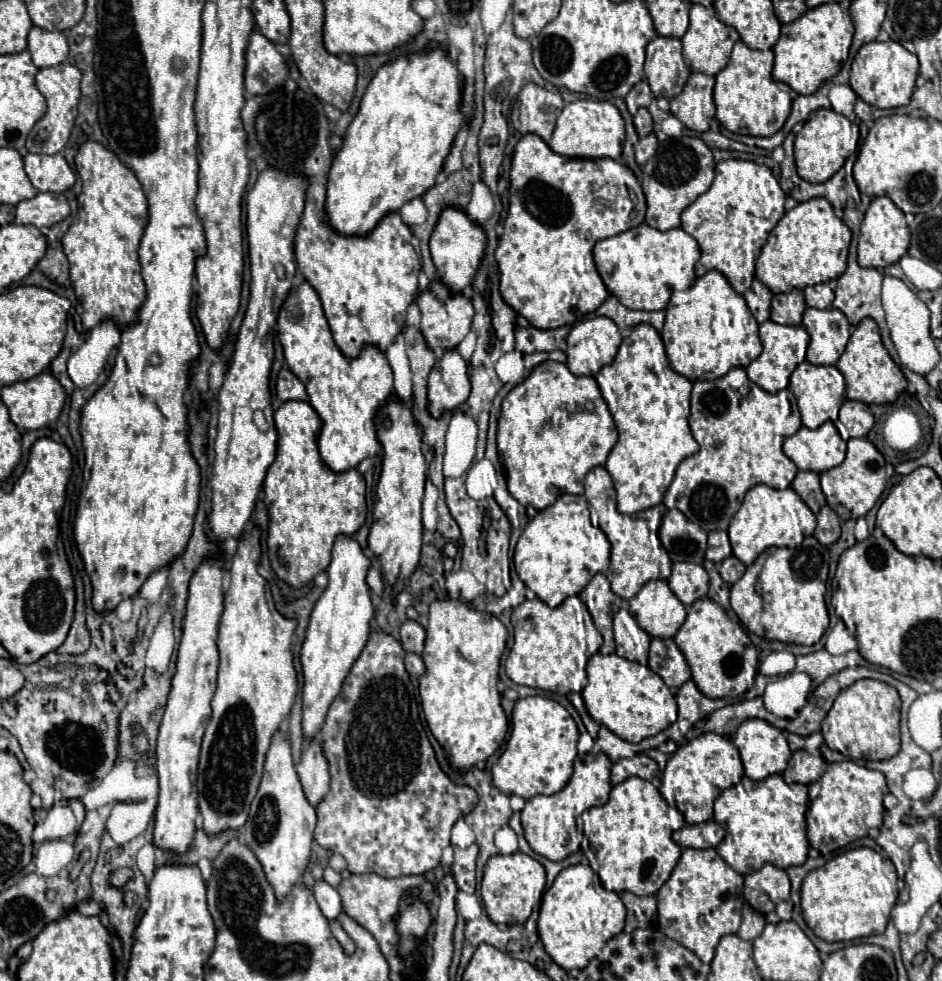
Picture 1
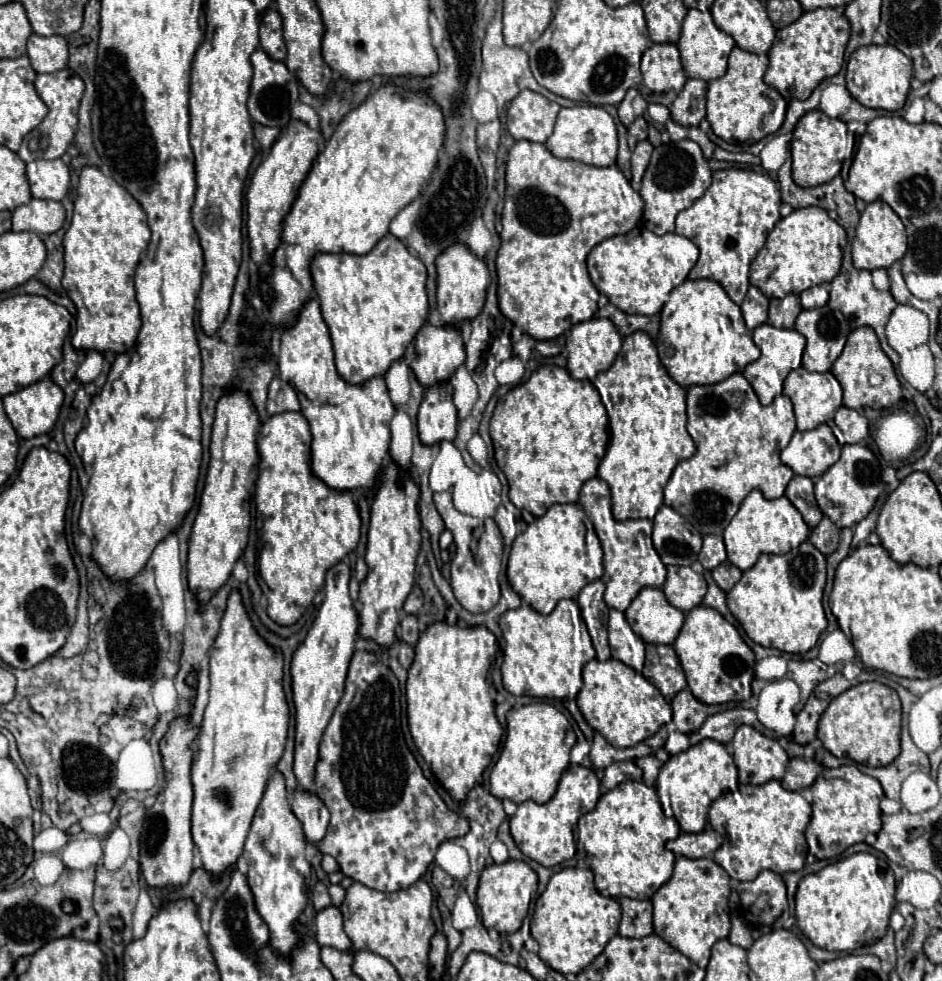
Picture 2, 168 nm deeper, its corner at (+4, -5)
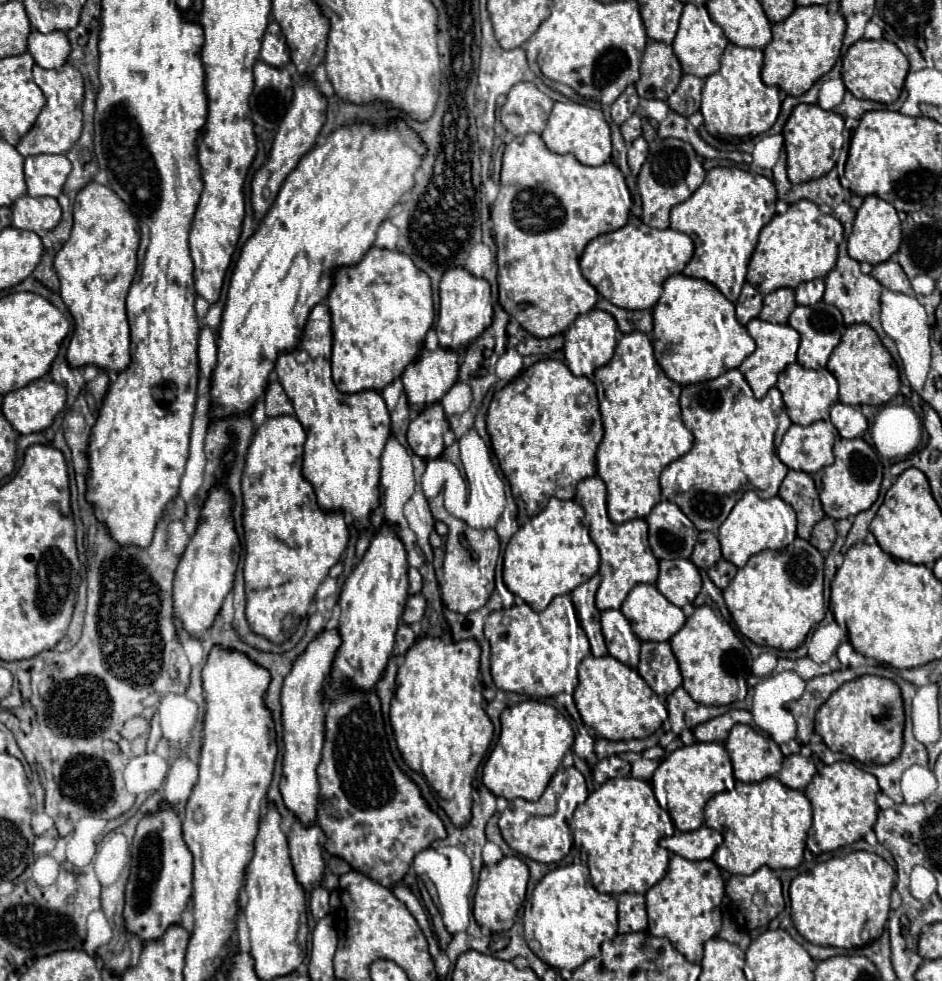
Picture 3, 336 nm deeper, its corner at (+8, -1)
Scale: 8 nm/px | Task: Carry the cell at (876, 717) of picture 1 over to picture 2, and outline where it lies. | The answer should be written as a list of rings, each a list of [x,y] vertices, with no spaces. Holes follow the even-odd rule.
[[[878,681],[858,683],[834,697],[818,723],[818,739],[838,759],[882,767],[900,755],[900,699],[898,693]]]

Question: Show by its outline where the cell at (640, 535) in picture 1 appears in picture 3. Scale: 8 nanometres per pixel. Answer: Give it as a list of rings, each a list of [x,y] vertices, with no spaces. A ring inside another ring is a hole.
[[[598,475],[582,479],[576,487],[576,501],[580,501],[585,511],[586,525],[590,537],[600,551],[600,589],[596,593],[596,607],[618,609],[630,589],[638,583],[656,583],[658,579],[658,559],[652,555],[648,544],[648,525],[644,519],[632,519],[626,523],[612,523],[607,513],[606,485]]]

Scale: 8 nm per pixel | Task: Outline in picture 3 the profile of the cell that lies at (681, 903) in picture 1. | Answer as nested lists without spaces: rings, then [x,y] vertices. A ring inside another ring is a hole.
[[[672,855],[666,877],[646,893],[648,931],[656,937],[666,937],[690,963],[700,963],[704,943],[720,931],[722,897],[724,879],[714,861],[704,859],[694,863],[690,859],[682,859],[680,855]]]

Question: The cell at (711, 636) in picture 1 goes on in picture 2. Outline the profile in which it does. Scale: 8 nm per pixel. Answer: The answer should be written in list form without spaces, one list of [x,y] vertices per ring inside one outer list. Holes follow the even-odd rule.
[[[706,605],[694,607],[680,635],[674,641],[676,655],[686,673],[686,681],[694,697],[702,703],[728,703],[728,701],[746,701],[750,699],[750,683],[754,679],[754,653],[744,643],[734,625],[730,625],[716,609]]]

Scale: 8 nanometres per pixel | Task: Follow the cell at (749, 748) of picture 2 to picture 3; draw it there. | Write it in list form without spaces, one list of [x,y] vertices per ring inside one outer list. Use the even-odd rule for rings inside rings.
[[[734,725],[724,747],[732,759],[734,777],[744,783],[778,775],[784,759],[774,739],[754,731],[750,725]]]

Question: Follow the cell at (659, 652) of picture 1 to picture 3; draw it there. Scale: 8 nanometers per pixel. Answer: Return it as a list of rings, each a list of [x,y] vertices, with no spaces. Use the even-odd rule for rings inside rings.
[[[644,641],[638,673],[662,699],[666,699],[674,689],[682,685],[682,675],[670,643]]]

